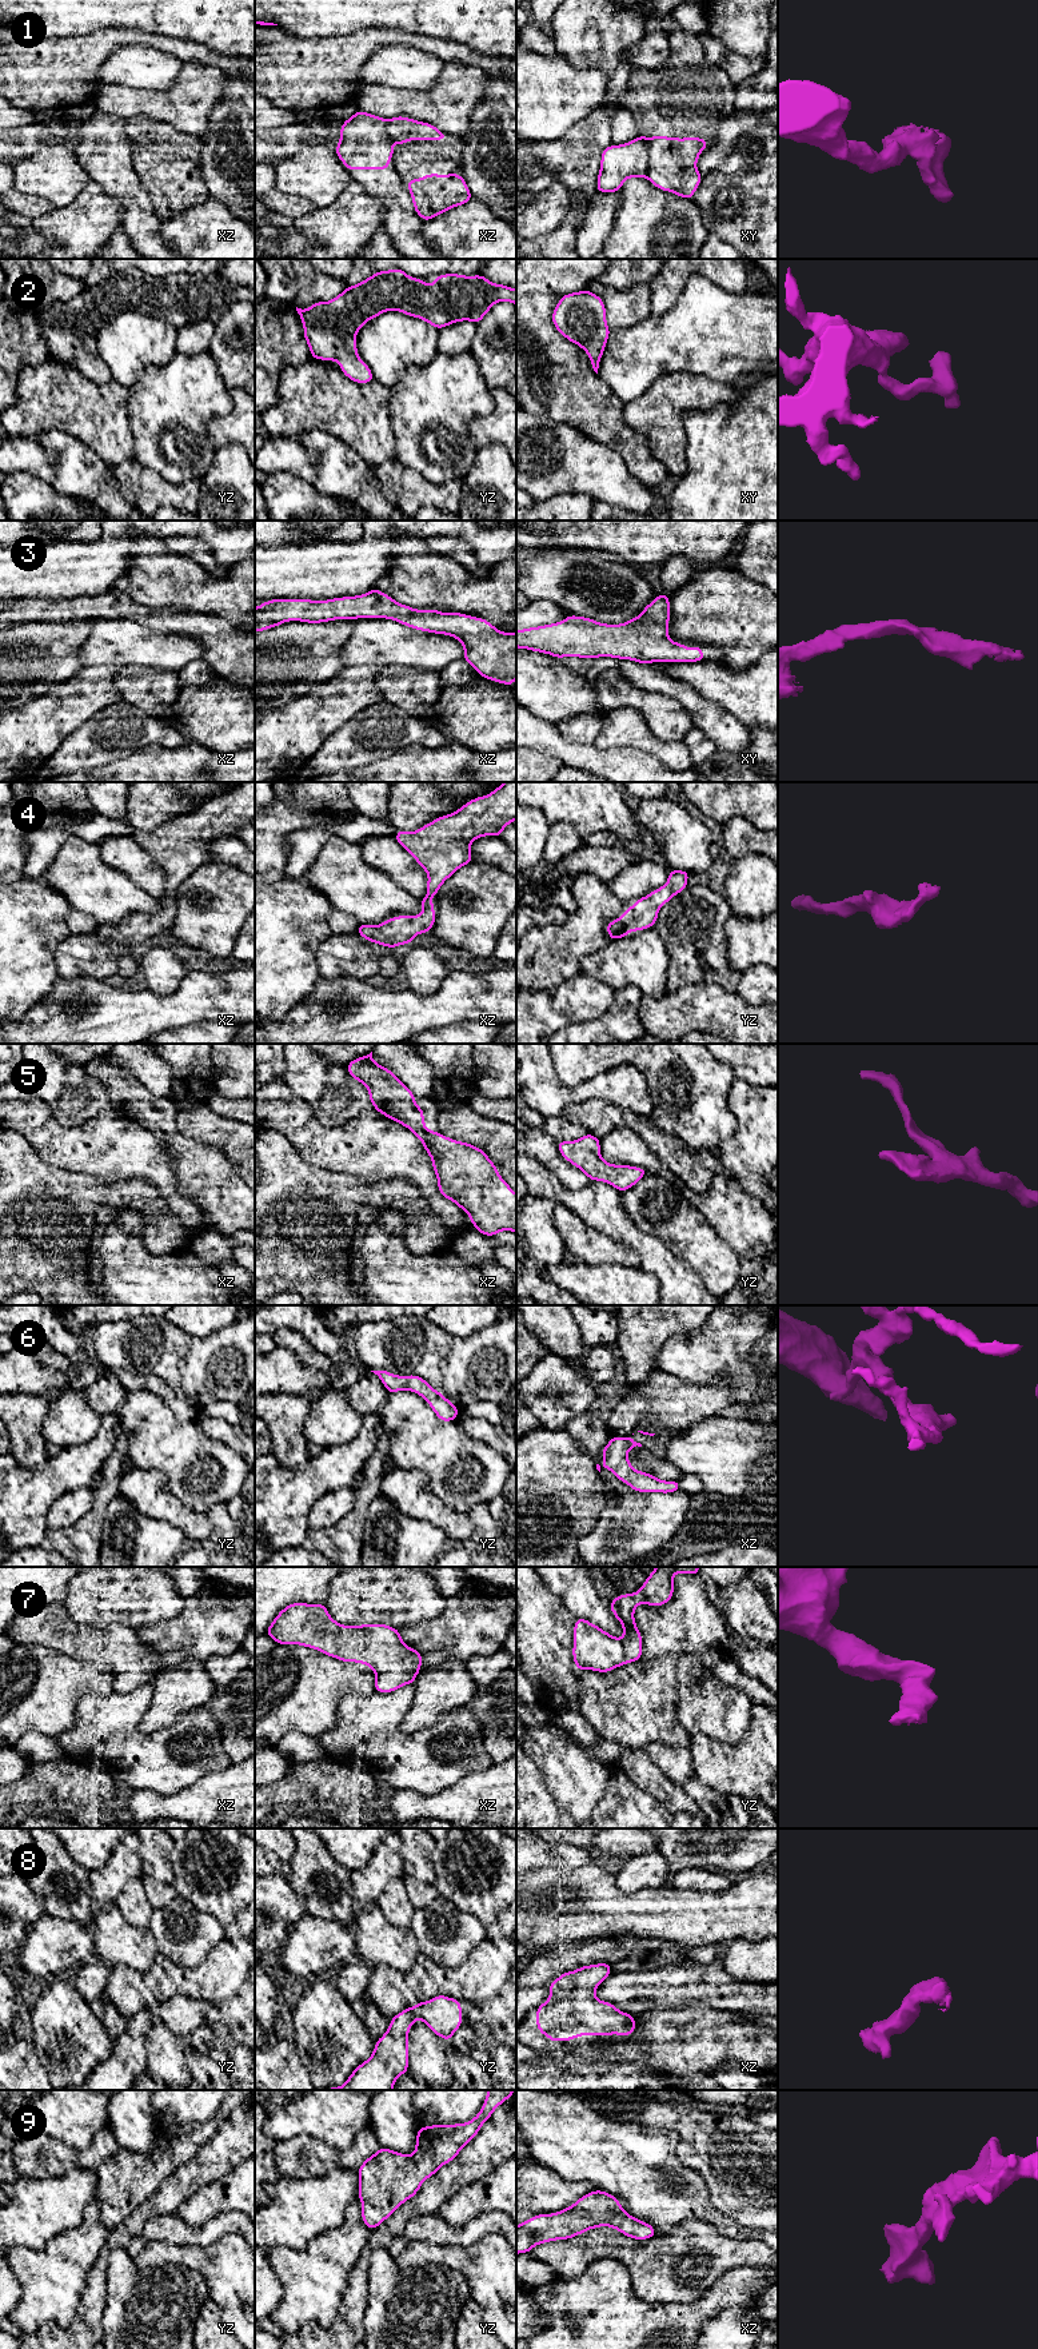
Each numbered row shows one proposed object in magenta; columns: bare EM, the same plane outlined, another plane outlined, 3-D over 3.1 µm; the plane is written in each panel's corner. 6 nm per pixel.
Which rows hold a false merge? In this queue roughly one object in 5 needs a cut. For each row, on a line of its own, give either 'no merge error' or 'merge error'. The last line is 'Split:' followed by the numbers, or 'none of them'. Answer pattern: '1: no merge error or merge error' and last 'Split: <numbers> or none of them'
1: merge error
2: no merge error
3: no merge error
4: no merge error
5: no merge error
6: no merge error
7: no merge error
8: no merge error
9: no merge error
Split: 1

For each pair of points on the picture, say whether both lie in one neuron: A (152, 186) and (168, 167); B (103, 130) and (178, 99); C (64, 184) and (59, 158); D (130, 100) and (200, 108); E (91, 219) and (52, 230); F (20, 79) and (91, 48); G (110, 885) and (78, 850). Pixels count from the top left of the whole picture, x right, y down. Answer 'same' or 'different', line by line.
A: same
B: different
C: same
D: same
E: same
F: same
G: same

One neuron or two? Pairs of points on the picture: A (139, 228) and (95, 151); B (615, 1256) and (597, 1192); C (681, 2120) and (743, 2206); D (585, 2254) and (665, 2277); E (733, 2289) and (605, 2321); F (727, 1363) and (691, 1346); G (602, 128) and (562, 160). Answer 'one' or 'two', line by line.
A: one
B: two
C: one
D: one
E: one
F: one
G: one

